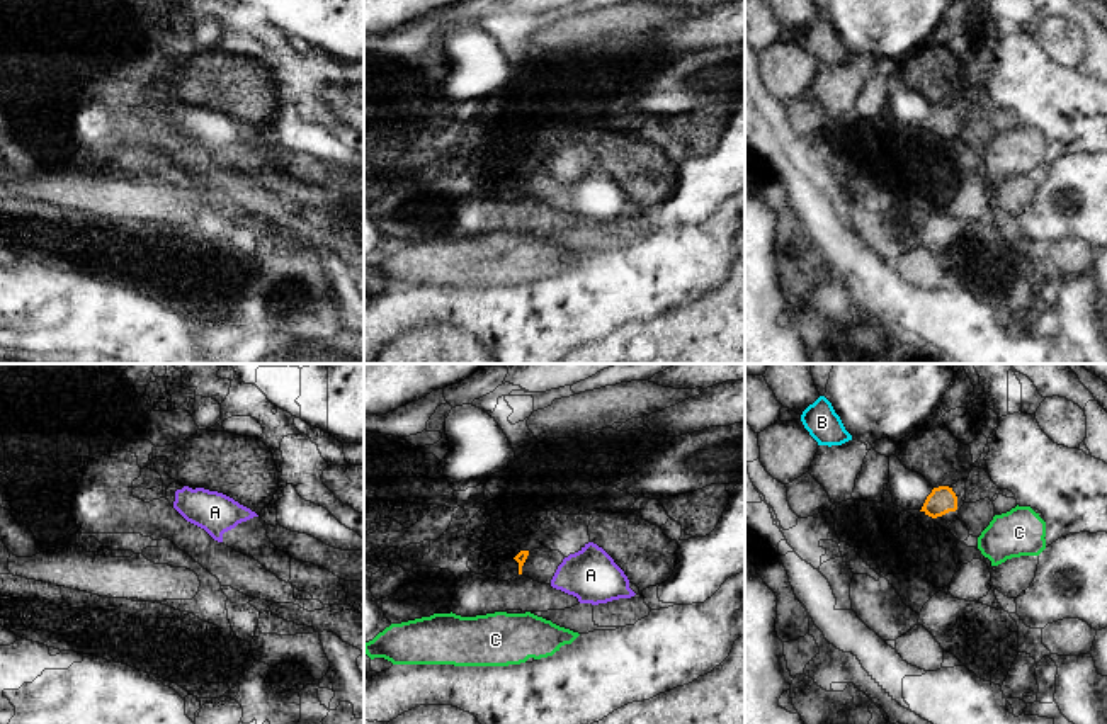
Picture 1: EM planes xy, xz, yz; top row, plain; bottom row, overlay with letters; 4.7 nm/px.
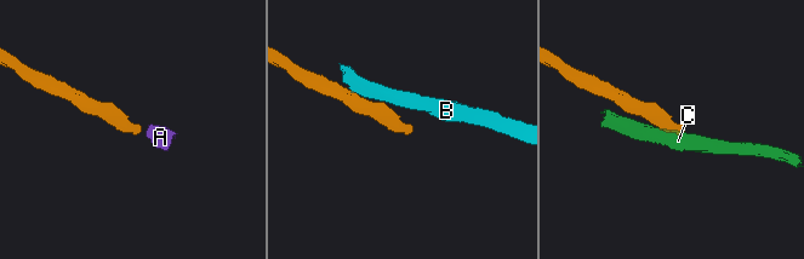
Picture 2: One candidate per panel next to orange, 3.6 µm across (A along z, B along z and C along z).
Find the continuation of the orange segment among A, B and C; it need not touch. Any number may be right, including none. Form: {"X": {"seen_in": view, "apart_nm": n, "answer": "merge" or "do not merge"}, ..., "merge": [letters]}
{"A": {"seen_in": "xz", "apart_nm": 150, "answer": "merge"}, "B": {"seen_in": "yz", "apart_nm": 460, "answer": "do not merge"}, "C": {"seen_in": "yz", "apart_nm": 160, "answer": "do not merge"}, "merge": ["A"]}

